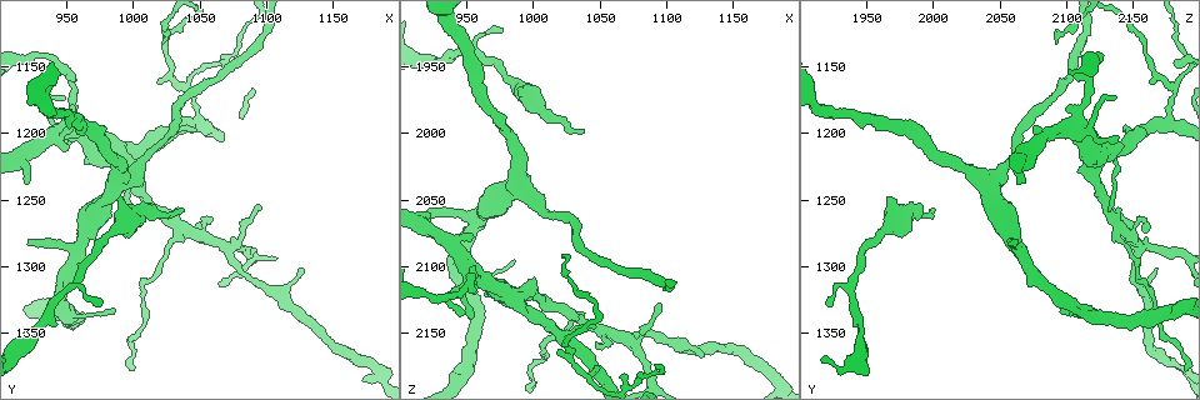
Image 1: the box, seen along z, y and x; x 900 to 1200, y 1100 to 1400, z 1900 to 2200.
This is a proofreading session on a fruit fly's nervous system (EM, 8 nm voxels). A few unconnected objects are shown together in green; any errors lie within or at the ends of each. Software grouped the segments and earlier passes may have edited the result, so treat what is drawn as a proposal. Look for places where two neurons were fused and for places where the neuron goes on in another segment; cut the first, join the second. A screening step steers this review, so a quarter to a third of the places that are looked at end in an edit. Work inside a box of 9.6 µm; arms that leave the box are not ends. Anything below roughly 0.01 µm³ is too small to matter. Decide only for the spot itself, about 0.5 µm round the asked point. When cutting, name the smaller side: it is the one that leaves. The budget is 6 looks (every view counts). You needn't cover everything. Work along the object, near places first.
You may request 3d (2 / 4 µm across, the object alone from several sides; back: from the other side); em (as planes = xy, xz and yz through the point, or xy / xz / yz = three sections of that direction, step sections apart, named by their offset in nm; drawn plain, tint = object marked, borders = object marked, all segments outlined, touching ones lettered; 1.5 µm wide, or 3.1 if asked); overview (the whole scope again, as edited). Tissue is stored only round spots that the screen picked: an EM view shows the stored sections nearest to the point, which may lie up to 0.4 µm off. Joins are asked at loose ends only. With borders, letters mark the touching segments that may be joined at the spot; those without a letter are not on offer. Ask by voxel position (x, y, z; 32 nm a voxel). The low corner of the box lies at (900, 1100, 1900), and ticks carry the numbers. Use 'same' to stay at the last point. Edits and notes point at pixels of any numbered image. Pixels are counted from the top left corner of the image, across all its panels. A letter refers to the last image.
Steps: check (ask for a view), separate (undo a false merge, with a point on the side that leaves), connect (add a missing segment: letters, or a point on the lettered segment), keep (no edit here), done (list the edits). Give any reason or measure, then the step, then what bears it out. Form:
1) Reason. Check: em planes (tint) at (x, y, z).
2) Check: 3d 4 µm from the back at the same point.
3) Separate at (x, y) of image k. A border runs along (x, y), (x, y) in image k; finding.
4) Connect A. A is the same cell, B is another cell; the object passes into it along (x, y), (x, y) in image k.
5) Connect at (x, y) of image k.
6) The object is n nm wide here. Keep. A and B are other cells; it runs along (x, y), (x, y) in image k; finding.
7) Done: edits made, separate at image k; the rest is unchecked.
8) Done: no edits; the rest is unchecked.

Four or more arms meet. Check: 3d 2 µm at (1072, 1286, 2156).

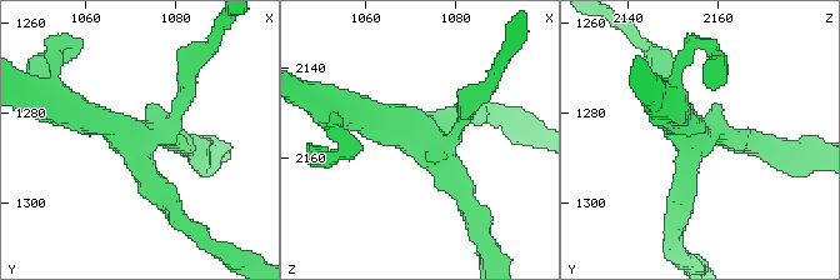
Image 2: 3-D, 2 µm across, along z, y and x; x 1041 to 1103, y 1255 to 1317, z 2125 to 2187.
4 arms meet here; now the EM. Check: em planes (borders) at (1070, 1287, 2154).

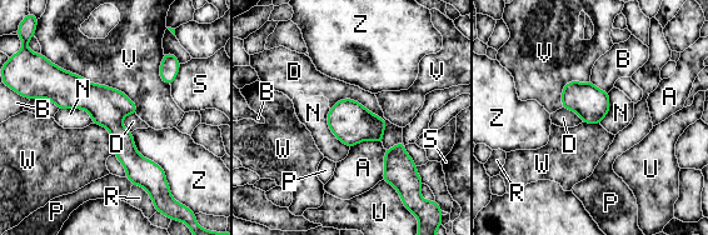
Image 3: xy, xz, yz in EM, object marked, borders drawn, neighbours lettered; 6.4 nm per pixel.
Keep. A, B, D, N, P, R, S, U, V, W and Z are other cells; it runs along (44, 89), (85, 95), (160, 174) in image 3; continuous, no second neuron.

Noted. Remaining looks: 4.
An open end. Check: 3d 2 µm at (1046, 1198, 2146).

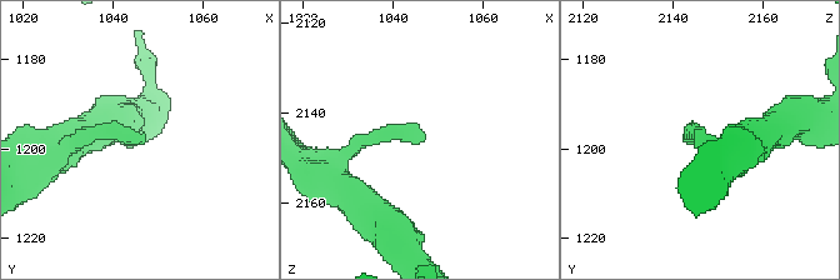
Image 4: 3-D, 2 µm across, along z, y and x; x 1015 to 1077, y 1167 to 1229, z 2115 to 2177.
Now the EM. Check: em yz step 8 (borders) at (1046, 1198, 2145).

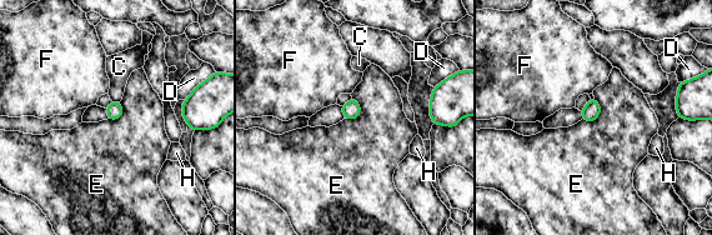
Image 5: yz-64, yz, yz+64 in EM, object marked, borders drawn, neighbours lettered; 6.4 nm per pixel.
Check: em planes (borders) at the same point.

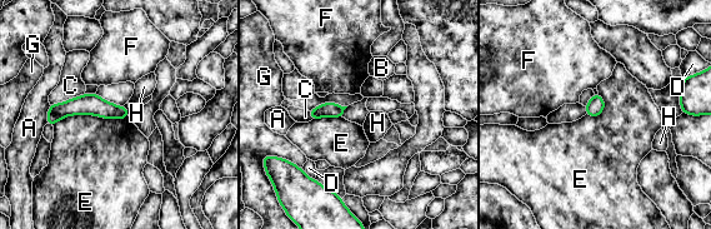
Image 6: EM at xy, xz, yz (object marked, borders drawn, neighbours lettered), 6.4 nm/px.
Keep. A, B, C, D, E, F, G and H are other cells; a border runs along (128, 115), (66, 115), (53, 125) in image 6; no lettered segment goes on from it.

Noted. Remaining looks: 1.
Done: no edits; the rest is unchecked.

